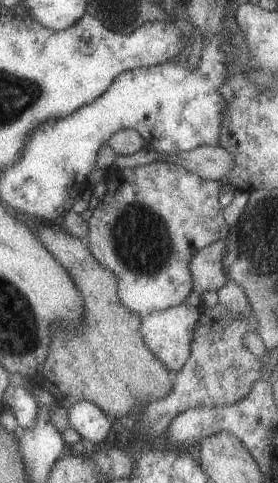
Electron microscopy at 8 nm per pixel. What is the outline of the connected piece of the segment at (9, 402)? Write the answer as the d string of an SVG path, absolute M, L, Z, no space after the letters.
M8 384L3 391L2 404L13 413L20 430L33 428L32 424L37 420L39 404L35 403L35 399L27 392L25 385L21 388Z

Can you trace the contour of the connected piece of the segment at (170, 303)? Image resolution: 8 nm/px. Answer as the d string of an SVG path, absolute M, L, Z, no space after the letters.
M165 161L133 168L108 168L105 174L106 191L91 211L85 243L93 258L113 272L119 302L141 318L150 312L167 310L183 303L193 288L190 258L204 246L225 241L228 234L222 207L217 202L223 182L199 178L181 166Z

